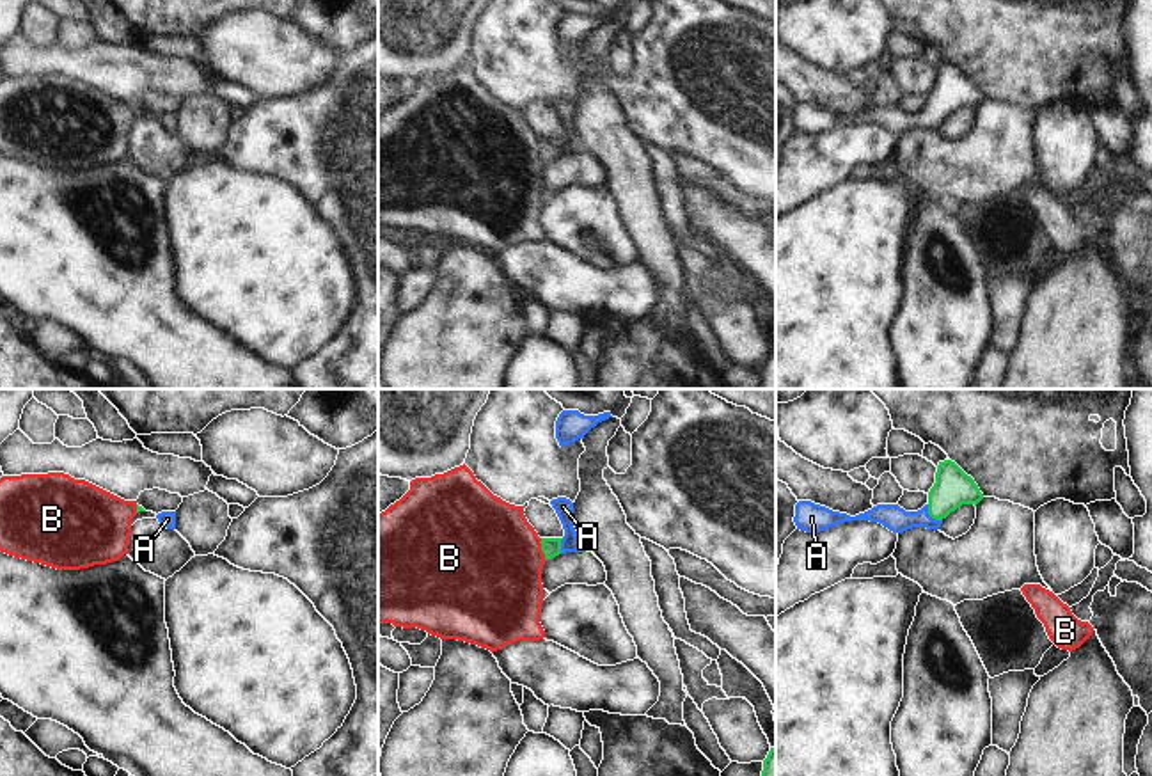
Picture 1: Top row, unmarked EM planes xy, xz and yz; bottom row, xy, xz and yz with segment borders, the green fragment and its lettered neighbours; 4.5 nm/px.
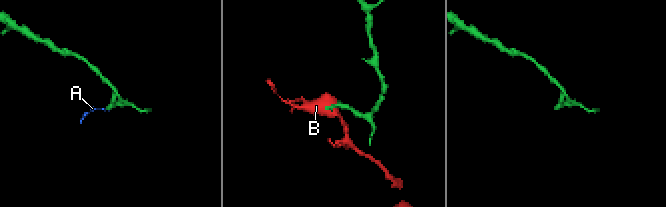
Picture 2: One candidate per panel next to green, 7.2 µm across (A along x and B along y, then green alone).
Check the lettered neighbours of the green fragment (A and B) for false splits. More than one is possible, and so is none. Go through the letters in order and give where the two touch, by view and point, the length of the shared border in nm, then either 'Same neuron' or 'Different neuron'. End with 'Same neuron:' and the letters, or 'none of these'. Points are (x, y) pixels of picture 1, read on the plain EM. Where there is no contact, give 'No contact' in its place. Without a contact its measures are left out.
A: Touches green at yz (931, 118). Shared border 100 nm. Same neuron
B: Touches green at xz (542, 151). Shared border 100 nm. Different neuron
Same neuron: A

